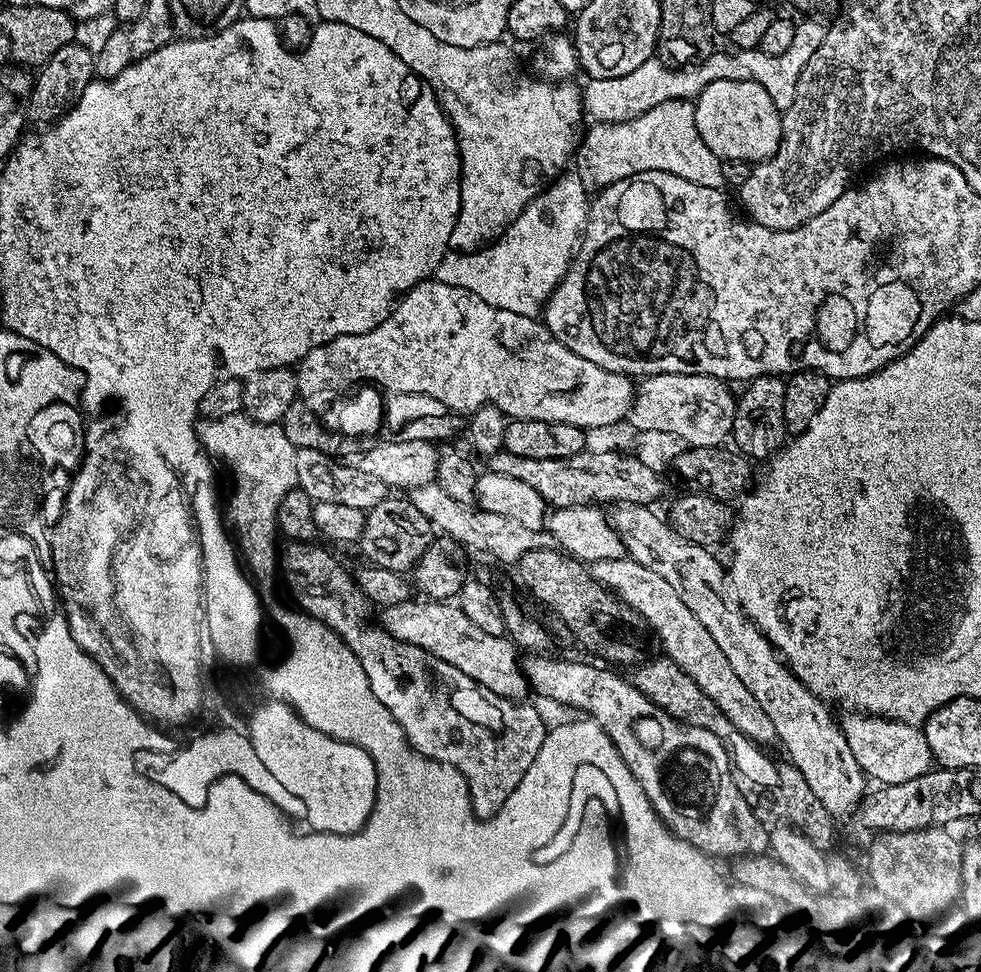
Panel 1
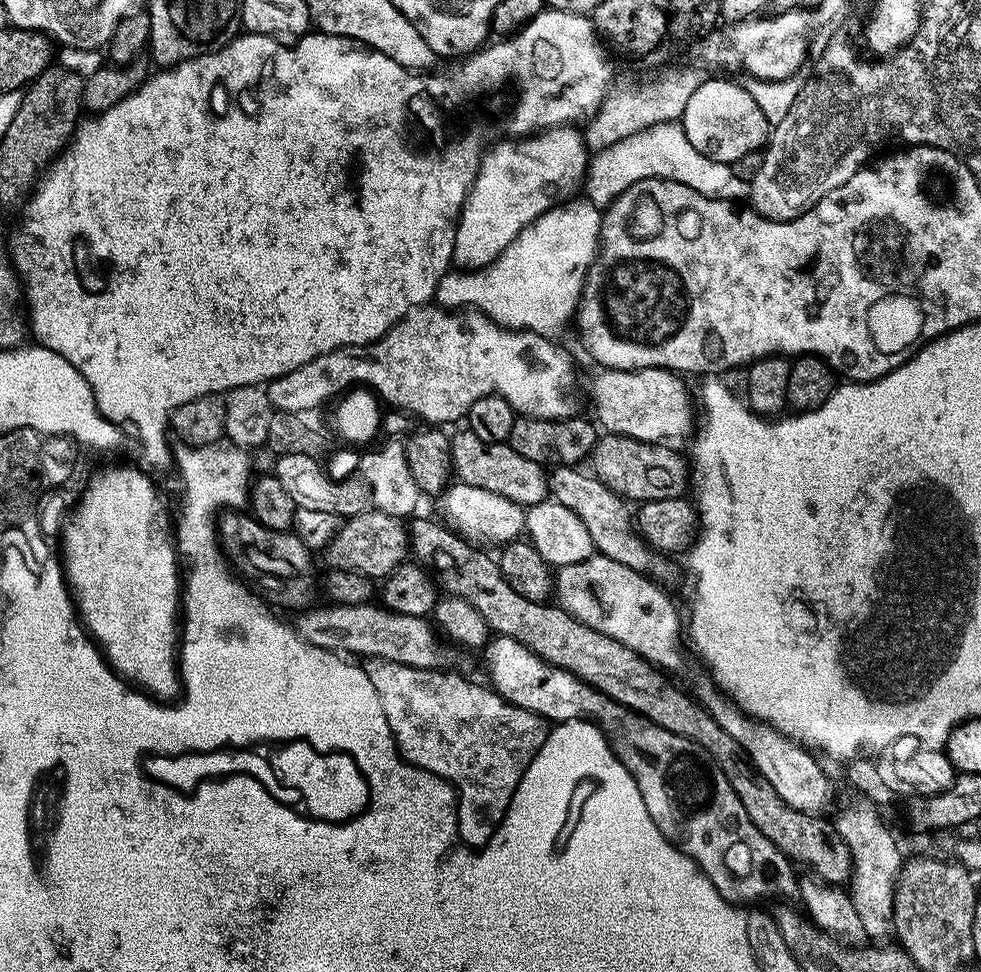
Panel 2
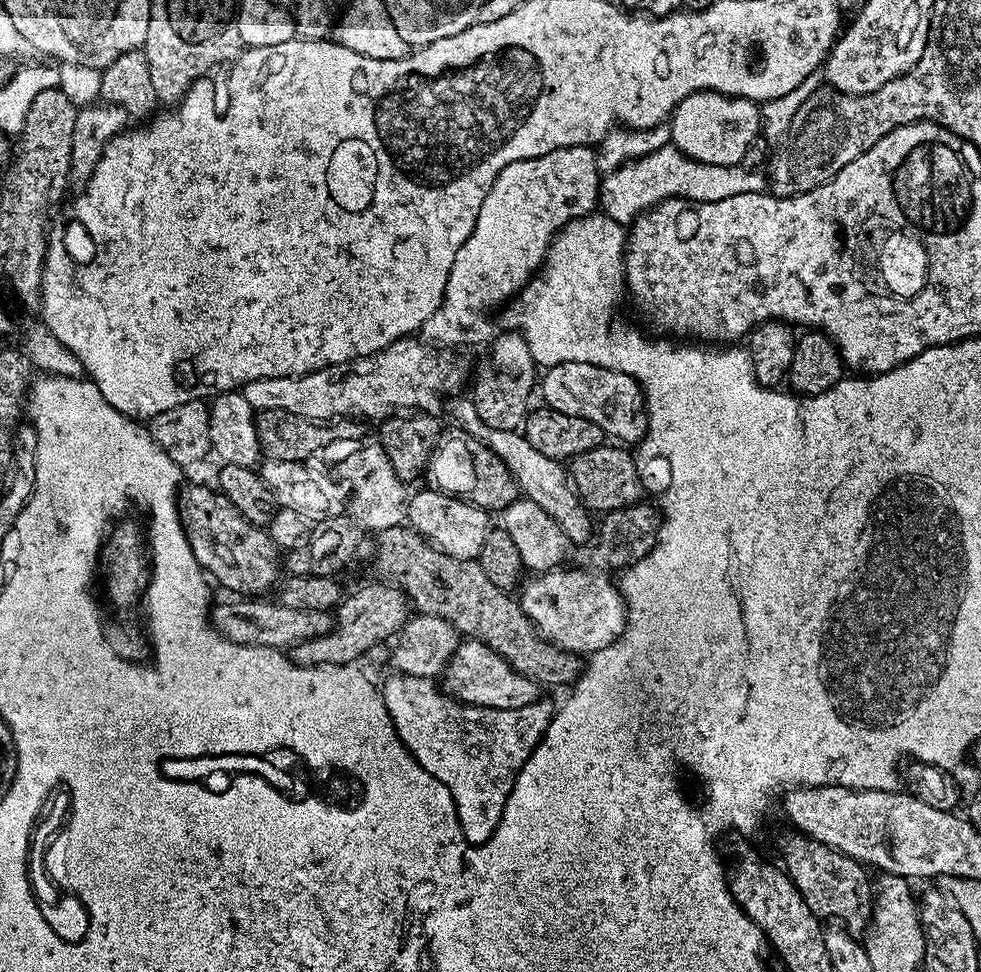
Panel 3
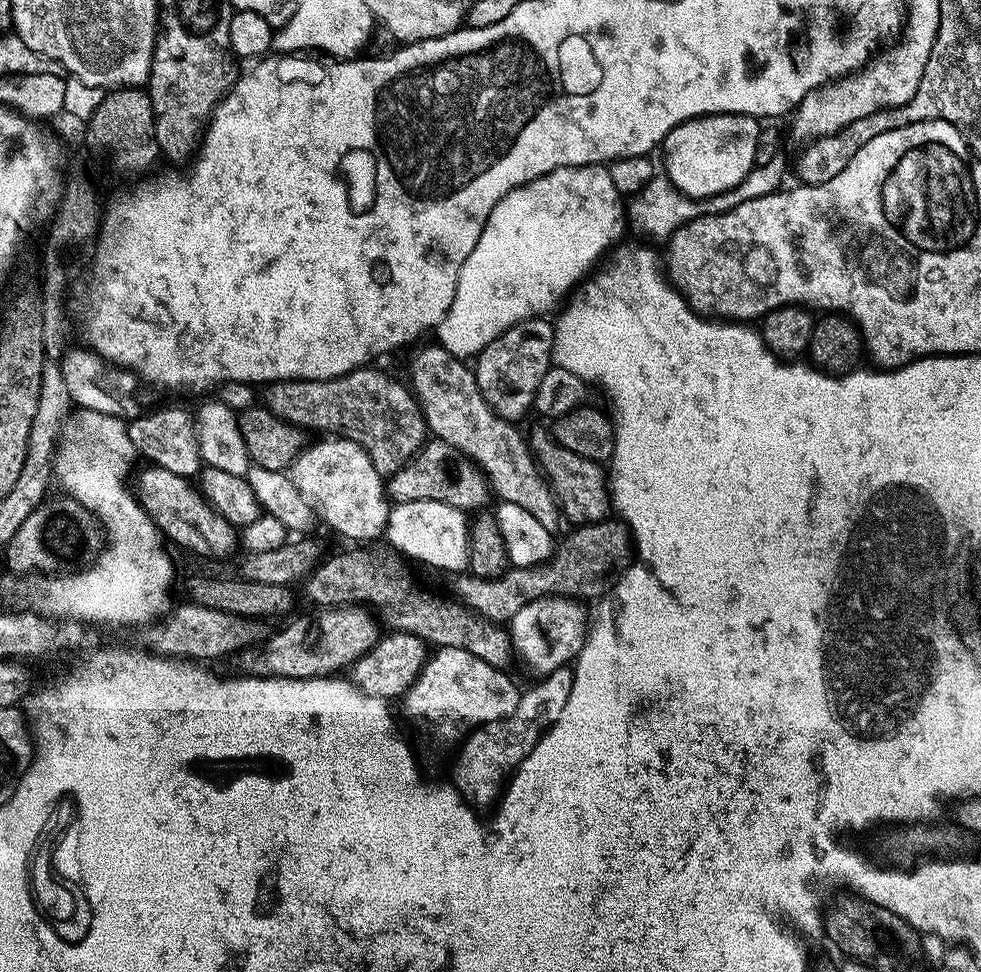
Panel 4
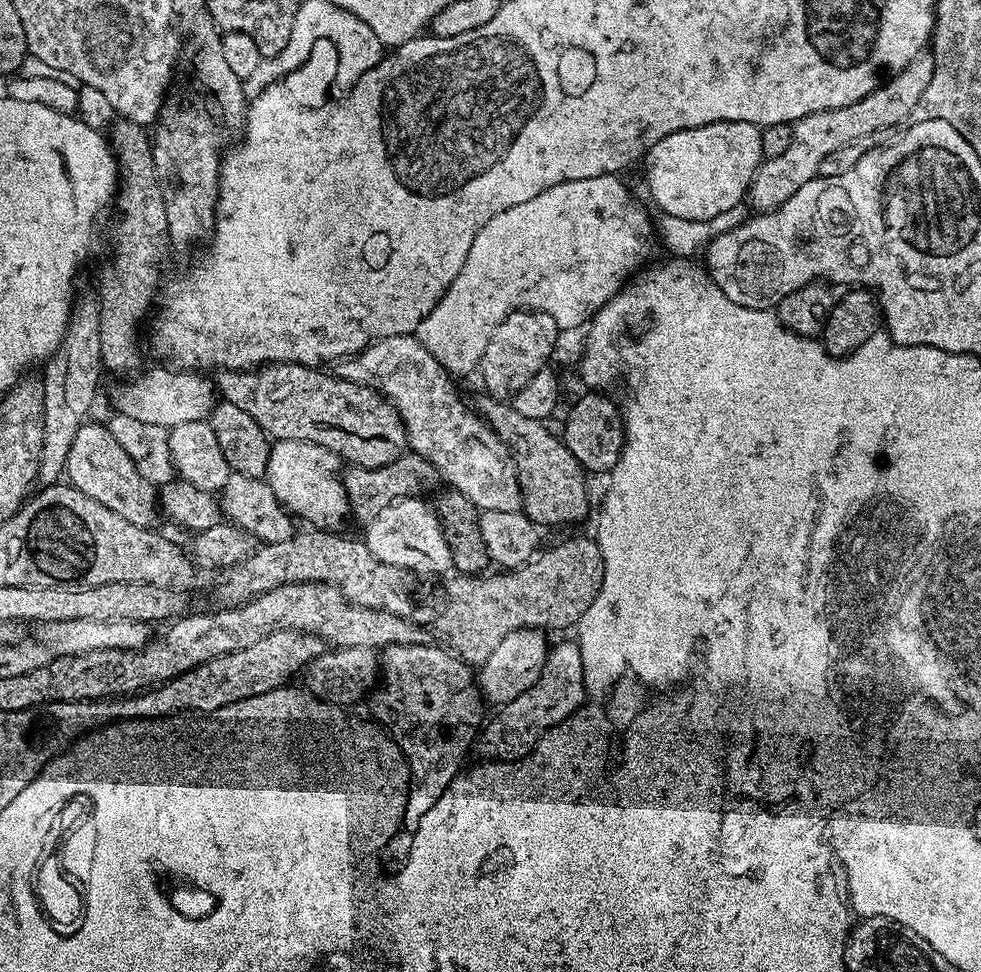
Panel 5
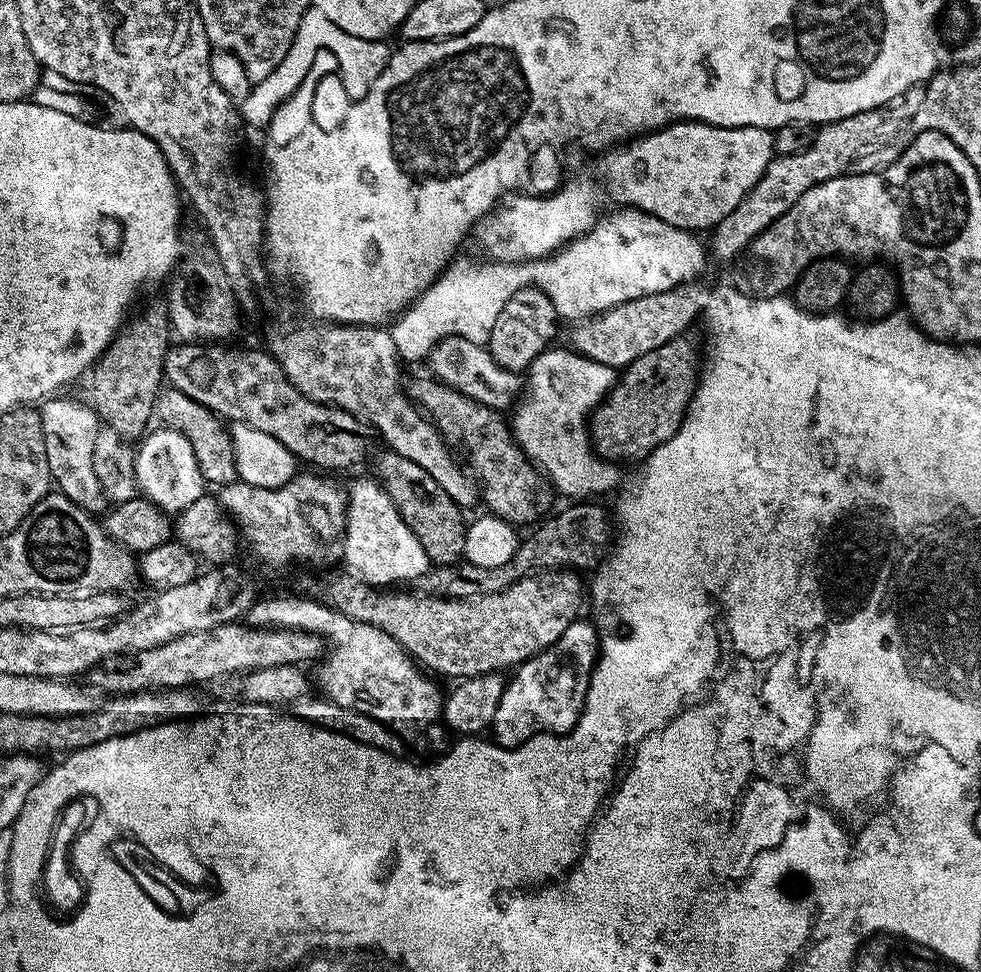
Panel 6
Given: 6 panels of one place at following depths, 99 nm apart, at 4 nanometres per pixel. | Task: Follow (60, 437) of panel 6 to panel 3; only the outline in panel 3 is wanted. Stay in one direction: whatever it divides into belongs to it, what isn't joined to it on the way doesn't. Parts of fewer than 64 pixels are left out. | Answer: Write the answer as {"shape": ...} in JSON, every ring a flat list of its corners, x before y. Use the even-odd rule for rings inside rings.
{"shape":[[192,484,187,488,188,485,178,500,180,520,201,568,217,585,220,583,236,592,232,594,256,598,271,593,268,591,277,587,282,576,282,552,271,536,261,525,250,523,224,492,204,484]]}

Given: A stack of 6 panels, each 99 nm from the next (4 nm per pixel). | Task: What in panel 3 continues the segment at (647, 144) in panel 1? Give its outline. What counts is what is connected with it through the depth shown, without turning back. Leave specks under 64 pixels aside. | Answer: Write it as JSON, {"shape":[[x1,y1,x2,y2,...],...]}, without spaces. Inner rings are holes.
{"shape":[[665,146,646,154,637,160,631,160,618,170,607,173,600,186,599,207,603,215,614,218,625,226,631,225,636,217,660,204,664,200,701,200,714,202,719,197,734,198,734,194,746,194,750,191,744,179,750,176,749,169,743,166,714,166,703,164,680,152,675,146]]}

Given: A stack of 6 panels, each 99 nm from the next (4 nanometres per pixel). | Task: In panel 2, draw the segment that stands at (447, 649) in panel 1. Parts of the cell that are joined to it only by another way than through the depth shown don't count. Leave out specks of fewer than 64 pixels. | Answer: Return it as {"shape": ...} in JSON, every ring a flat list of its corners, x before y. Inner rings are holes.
{"shape":[[376,602,358,606,332,604,327,606,328,608,316,607,312,606,301,611,297,615,300,617,294,621,296,633,314,646,326,648,329,652,337,654,353,652,348,654,353,657,389,660,415,668,441,667,440,644,436,641,438,632,425,617,398,614]]}

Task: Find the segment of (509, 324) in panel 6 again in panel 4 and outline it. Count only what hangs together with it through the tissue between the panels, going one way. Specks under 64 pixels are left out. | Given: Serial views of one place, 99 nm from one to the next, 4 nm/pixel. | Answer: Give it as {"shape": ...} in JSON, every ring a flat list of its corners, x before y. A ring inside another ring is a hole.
{"shape":[[533,318,524,320,521,324,516,324,510,330,506,330,494,342,490,342,479,356,474,360,474,371,478,390,482,390,482,398,490,406,490,410,496,416,500,416,509,422,520,422,520,419,529,411,533,411,538,386,542,386,542,378,548,372,550,361,553,359,552,343,556,337,556,329,553,321,548,318]]}

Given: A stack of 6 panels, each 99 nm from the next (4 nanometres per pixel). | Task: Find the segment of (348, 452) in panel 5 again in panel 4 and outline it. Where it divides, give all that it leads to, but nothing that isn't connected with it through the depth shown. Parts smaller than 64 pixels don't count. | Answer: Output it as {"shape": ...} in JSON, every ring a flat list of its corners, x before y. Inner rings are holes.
{"shape":[[376,366,356,368,339,376,337,380,278,380,267,385,262,400,266,407,279,419,295,424,309,433,331,434,333,437,358,442,370,454,370,460,380,472,389,478,396,471,402,470,404,464,411,462,413,456,424,447,429,439,428,424,424,421,424,411,412,395,407,383,395,380,384,372,379,372]]}

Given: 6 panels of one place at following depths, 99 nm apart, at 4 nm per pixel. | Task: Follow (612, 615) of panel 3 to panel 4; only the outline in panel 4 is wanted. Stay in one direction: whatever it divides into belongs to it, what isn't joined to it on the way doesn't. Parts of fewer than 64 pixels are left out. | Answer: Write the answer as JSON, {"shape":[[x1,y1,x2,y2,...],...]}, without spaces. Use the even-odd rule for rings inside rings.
{"shape":[[544,596,541,600,522,606,522,610,514,614,510,621,512,646,530,671,547,674,575,661,588,635,590,616,584,613,584,608,581,601,567,596]]}

